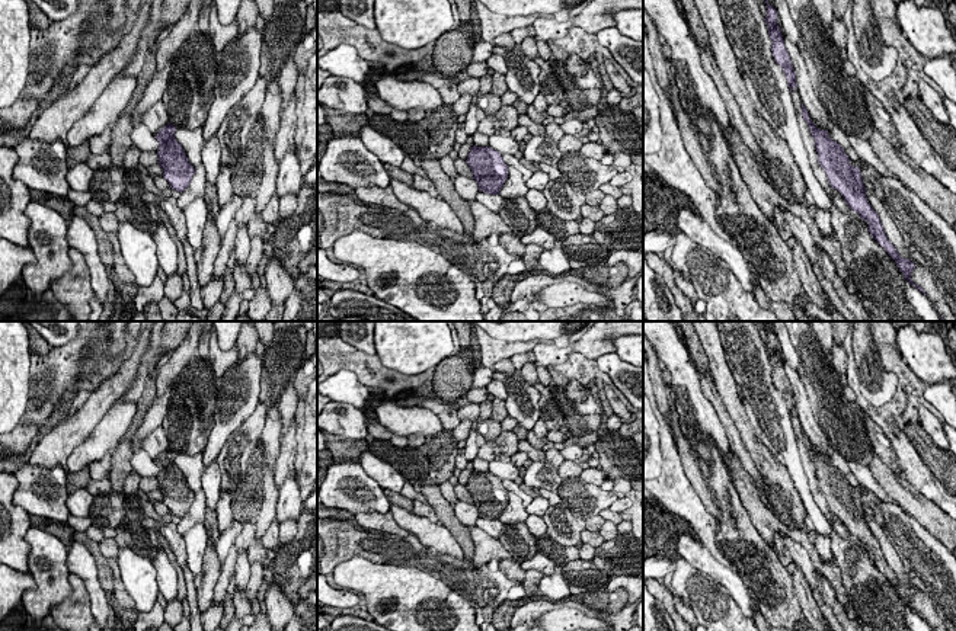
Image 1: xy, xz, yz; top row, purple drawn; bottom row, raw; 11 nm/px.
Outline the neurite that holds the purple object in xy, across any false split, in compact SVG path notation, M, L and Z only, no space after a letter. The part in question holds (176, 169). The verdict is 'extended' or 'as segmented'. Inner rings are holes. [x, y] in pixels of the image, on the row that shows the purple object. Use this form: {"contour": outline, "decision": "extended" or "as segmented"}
{"contour": "M170 122L163 126L156 140L159 141L159 164L163 169L163 177L169 182L170 188L183 192L195 173L194 166L189 163L182 145L175 138L176 126Z", "decision": "as segmented"}

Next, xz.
{"contour": "M473 145L466 161L479 185L479 190L490 195L501 192L508 177L508 166L499 151L490 147Z", "decision": "as segmented"}

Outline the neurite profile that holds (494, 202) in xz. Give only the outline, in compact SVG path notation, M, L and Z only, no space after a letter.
M479 190L476 199L496 214L499 214L499 209L505 205L505 199L499 193L490 195Z

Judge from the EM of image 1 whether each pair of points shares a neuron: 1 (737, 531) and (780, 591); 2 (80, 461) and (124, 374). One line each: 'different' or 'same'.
1: same
2: different

